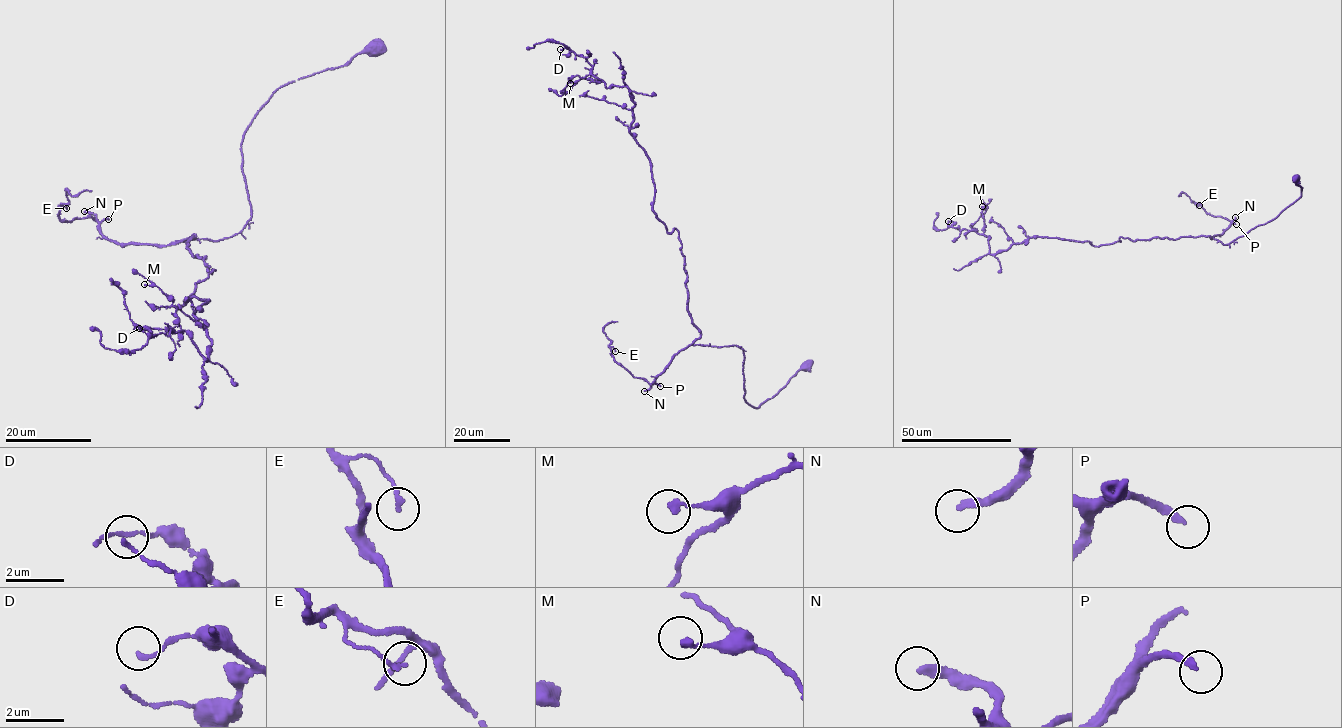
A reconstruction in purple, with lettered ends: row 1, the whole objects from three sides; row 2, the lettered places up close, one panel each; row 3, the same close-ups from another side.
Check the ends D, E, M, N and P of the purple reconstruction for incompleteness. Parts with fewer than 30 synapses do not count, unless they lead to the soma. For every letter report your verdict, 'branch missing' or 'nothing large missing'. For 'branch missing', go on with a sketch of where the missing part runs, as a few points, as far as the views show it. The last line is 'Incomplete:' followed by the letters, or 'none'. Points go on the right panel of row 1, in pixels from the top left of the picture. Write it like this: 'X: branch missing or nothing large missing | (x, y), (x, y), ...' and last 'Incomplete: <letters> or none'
D: nothing large missing
E: nothing large missing
M: nothing large missing
N: branch missing | (1235, 217), (1231, 215), (1226, 205), (1197, 195), (1189, 210), (1184, 209)
P: branch missing | (1236, 224), (1247, 222), (1300, 262), (1316, 279), (1316, 292)
Incomplete: N, P

